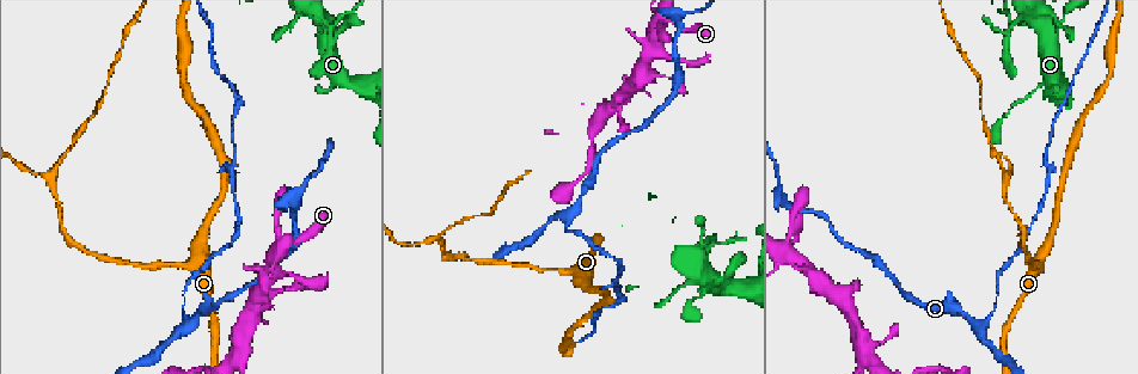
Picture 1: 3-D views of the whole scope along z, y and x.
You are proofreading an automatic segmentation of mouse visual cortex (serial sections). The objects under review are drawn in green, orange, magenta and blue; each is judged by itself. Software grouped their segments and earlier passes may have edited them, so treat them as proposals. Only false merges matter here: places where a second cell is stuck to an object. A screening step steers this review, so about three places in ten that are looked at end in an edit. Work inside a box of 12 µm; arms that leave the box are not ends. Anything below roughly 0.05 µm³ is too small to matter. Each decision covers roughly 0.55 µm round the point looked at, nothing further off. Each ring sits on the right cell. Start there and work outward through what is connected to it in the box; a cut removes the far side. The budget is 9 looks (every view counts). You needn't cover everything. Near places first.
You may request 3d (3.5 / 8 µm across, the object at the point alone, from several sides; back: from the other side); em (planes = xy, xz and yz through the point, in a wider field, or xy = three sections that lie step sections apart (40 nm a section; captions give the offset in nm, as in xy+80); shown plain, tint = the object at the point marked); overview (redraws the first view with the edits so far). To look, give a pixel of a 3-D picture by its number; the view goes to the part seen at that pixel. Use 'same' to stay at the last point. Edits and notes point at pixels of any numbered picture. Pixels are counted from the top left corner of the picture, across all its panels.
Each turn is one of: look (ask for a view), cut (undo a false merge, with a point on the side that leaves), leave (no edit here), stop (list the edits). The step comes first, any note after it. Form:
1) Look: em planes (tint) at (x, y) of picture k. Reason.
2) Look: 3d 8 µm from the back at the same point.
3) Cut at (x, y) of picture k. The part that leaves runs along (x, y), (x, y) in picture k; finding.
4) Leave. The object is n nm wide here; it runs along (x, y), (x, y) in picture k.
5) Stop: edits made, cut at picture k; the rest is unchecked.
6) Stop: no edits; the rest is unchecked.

Look: 3d 3.5 µm at (1040, 266) of picture 1. Sudden change in width.

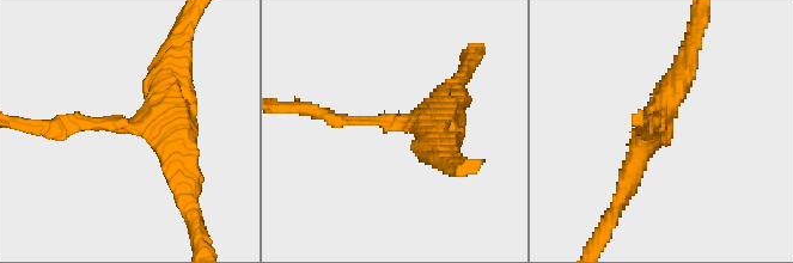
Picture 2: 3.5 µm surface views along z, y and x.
Look: em xy step 3 (tint) at (387, 123) of picture 2.

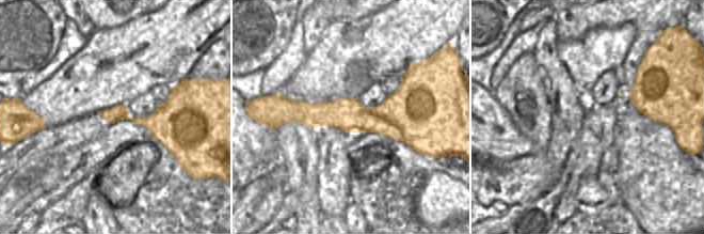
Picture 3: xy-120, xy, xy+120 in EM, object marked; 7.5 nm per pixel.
Leave. It runs along (176, 158), (162, 126), (43, 126) in picture 2; all the same cell.

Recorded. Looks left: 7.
Look: 3d 3.5 µm at (979, 322) of picture 1. Three-way junction.

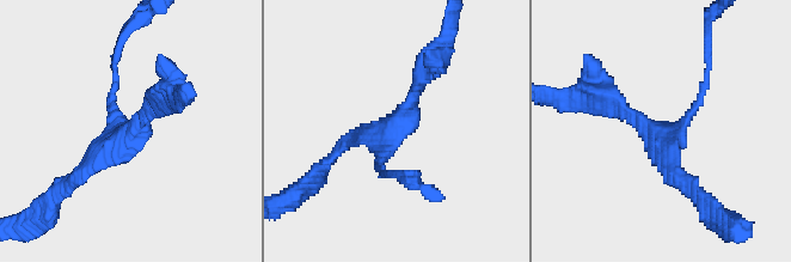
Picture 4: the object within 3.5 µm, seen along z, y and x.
Look: em xy step 1 (tint) at (126, 132) of picture 4. Now the EM.

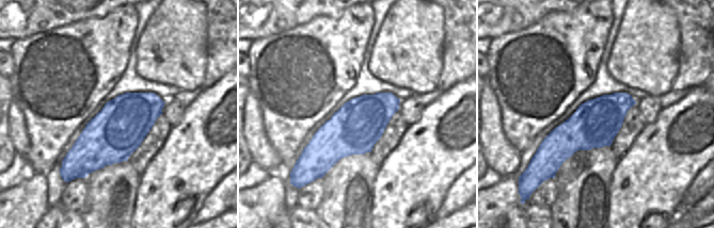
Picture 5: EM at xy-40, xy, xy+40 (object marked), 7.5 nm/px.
Leave. The arms are 100, 150, 150 nm wide; it runs along (421, 75), (388, 136), (381, 170) in picture 4; continuous, no second cell.

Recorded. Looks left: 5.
Look: 3d 3.5 µm from the back at (49, 181) of picture 1. Three-way junction.

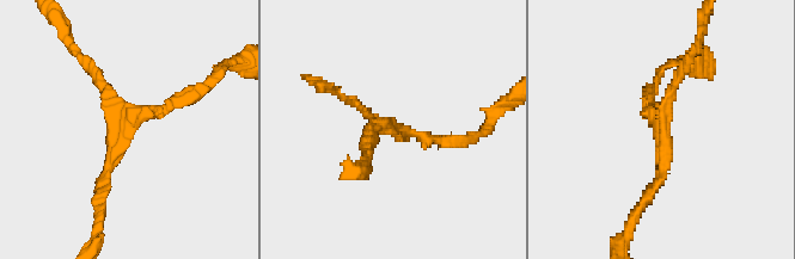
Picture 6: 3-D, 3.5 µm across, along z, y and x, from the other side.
Look: em xy step 2 (tint) at (121, 131) of picture 6.

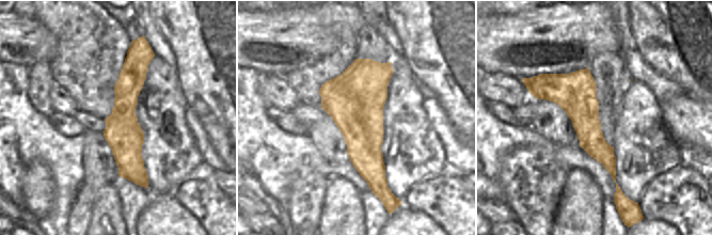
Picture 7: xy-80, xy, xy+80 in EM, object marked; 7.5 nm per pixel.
Leave. The object is 440 nm wide here; it runs along (647, 199), (665, 166), (665, 104), (686, 63) in picture 6; one cell here.

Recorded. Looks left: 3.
Look: 3d 3.5 µm at (1013, 24) of picture 1. A fork.

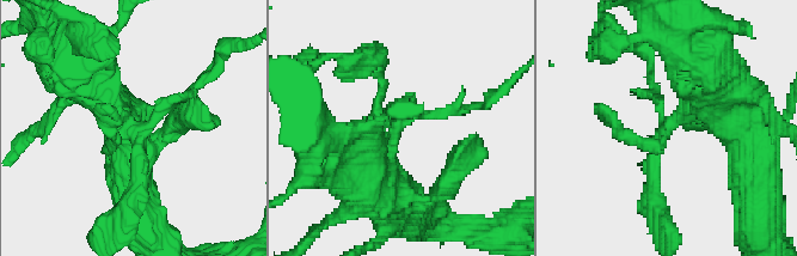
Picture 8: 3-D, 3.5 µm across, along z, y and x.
Look: em xy step 2 (tint) at (665, 128) of picture 8.

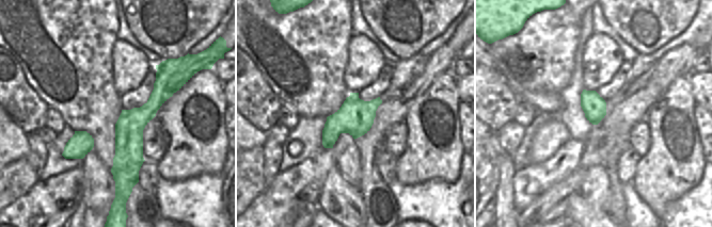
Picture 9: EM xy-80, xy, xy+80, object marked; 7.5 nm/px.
Look: em xy step 1 (tint) at the same point. Another direction.

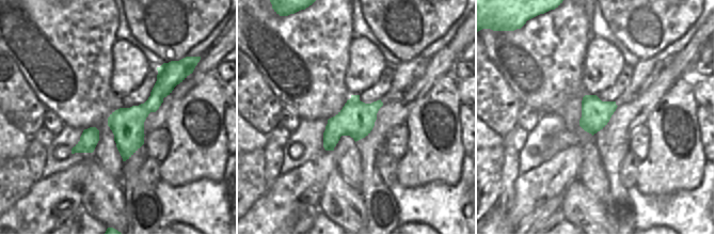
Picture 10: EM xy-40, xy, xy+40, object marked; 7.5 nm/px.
Cut at (445, 111) of picture 8. The object is 280 nm wide here; the part that leaves runs along (415, 117), (491, 103) in picture 8; a second cell is stuck on.

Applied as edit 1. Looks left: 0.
Stop: edits made, cut at picture 8; the rest is unchecked.

